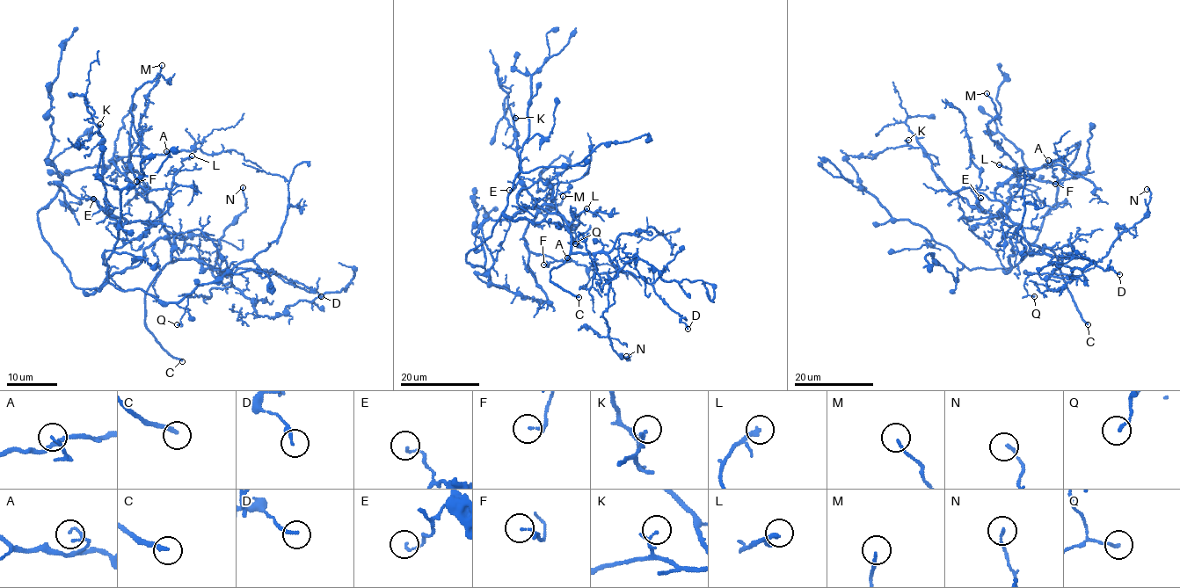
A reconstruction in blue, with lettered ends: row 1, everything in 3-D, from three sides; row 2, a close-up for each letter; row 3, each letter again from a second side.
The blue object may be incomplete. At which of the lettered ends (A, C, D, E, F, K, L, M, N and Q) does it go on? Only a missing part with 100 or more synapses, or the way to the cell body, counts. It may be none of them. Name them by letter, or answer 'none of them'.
C

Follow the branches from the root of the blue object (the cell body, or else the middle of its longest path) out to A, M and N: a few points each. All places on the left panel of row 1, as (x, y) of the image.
A: (114, 273), (134, 267), (142, 252), (168, 230), (160, 210), (111, 163), (126, 156), (171, 156), (166, 151)
M: (114, 273), (134, 267), (142, 252), (168, 233), (160, 210), (125, 173), (162, 65)
N: (114, 273), (160, 238), (171, 262), (198, 258), (229, 273), (212, 271), (223, 230), (246, 207), (243, 187)

